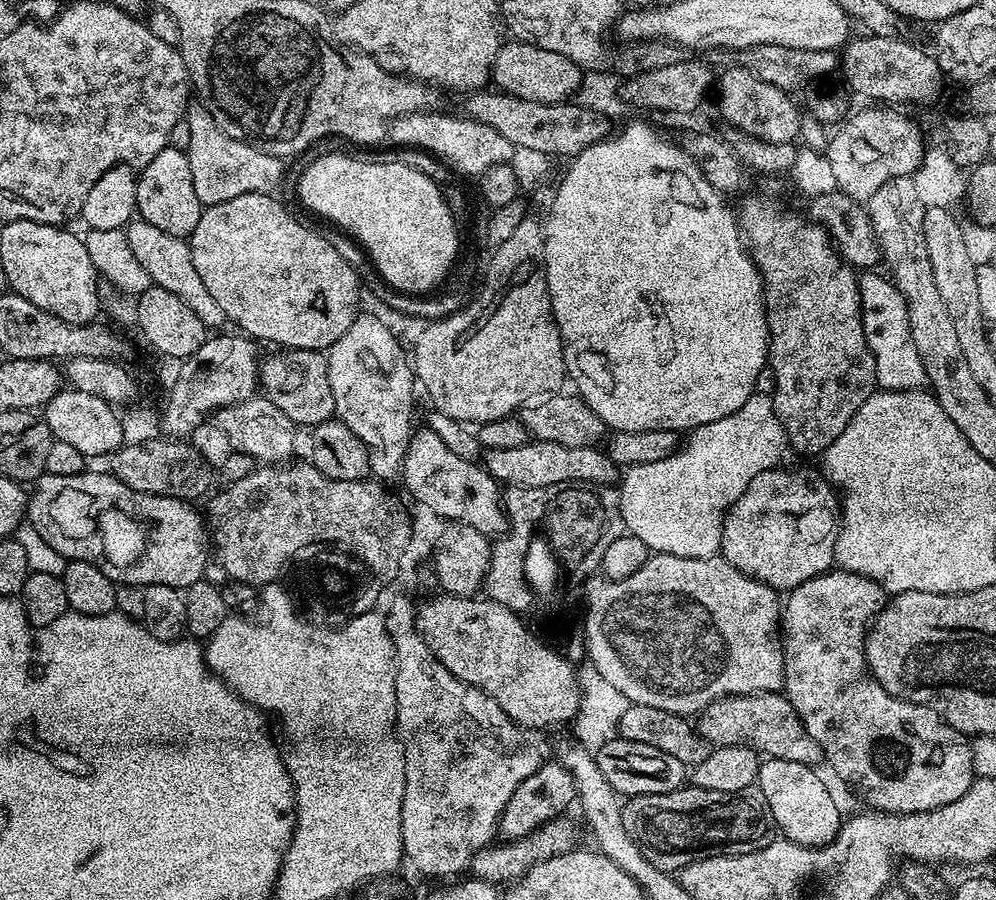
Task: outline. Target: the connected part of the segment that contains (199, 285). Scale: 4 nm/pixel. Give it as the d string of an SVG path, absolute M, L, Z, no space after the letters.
M139 218L130 221L126 231L130 250L134 250L138 262L145 267L146 274L150 274L153 285L178 294L178 298L182 298L182 302L186 302L186 306L190 306L190 310L194 310L194 314L202 318L202 322L209 330L223 329L220 327L226 324L224 311L211 296L208 287L203 284L198 270L194 270L191 243L185 237L166 234L166 230L158 230L158 226L150 226L150 222Z

